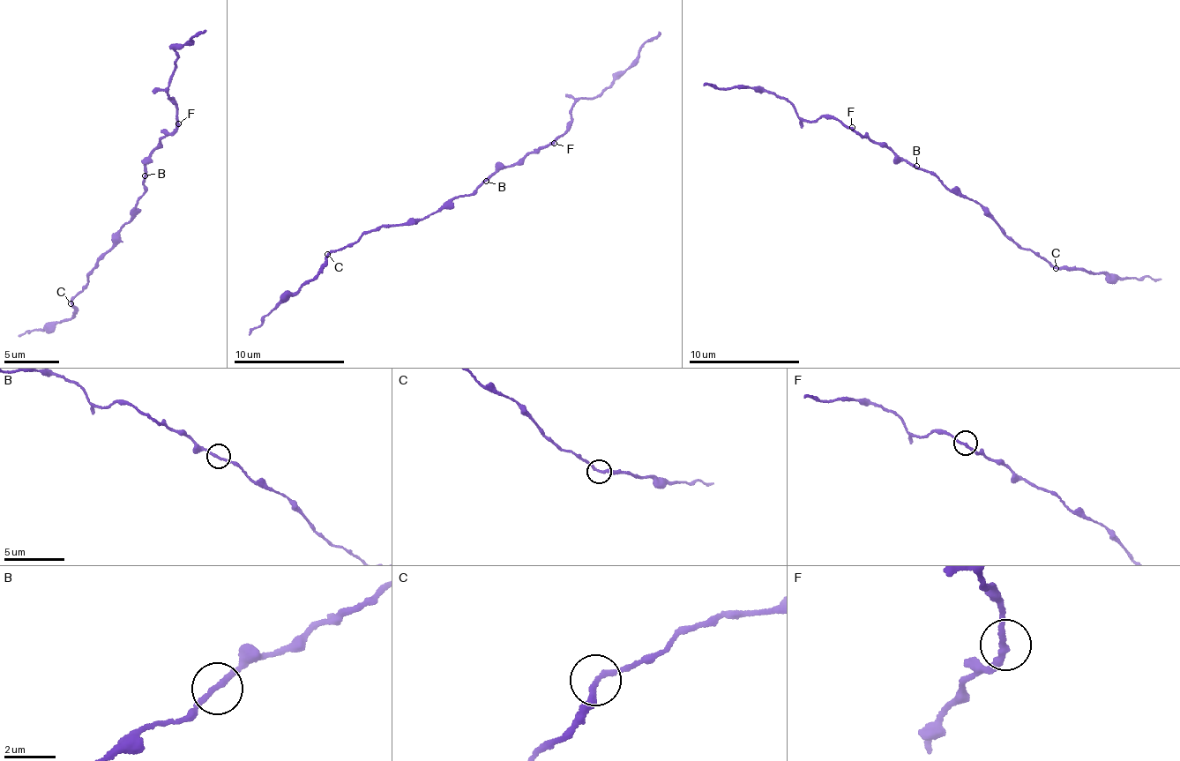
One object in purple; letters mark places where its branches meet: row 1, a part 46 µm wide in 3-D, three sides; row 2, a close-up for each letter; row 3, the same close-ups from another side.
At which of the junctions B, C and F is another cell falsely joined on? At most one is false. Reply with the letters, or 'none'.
none

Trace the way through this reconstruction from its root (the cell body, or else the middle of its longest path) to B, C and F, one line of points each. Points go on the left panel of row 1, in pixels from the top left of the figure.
B: (140, 197), (145, 175)
C: (140, 197), (128, 221), (121, 225), (110, 248), (101, 253), (94, 267), (90, 269), (87, 282), (70, 302)
F: (140, 197), (152, 152), (160, 146), (162, 137), (177, 131), (178, 123)

